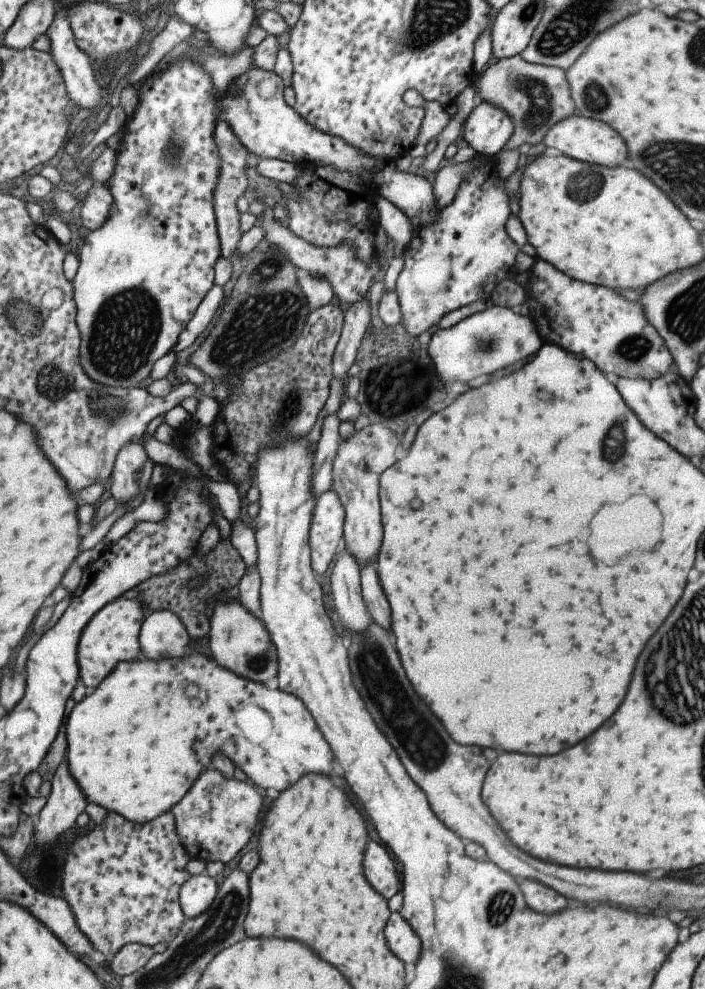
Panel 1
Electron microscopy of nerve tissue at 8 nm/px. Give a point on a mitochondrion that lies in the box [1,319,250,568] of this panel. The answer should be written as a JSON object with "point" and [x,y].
{"point":[54,385]}

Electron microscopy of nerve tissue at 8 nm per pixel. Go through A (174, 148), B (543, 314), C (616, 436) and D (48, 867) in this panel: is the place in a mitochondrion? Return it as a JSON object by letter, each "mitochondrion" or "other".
{"A":"mitochondrion","B":"other","C":"mitochondrion","D":"other"}

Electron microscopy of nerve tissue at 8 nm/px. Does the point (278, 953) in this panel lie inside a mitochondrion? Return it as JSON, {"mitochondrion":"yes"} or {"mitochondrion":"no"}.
{"mitochondrion":"no"}

